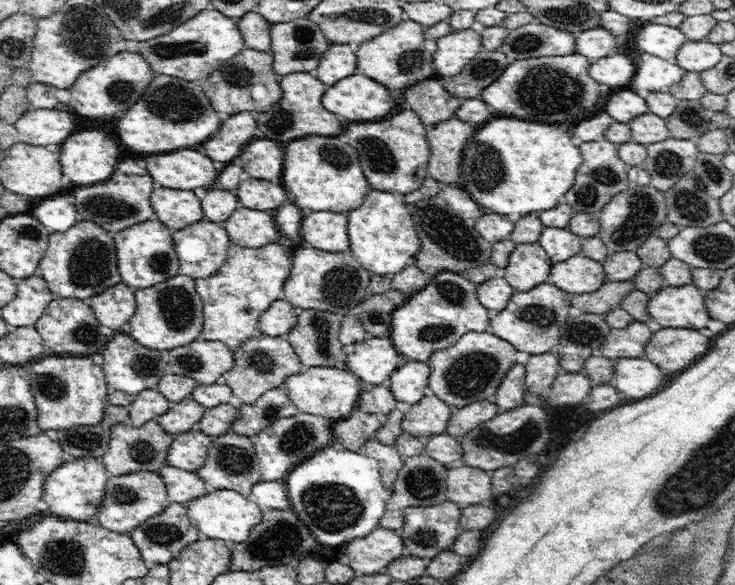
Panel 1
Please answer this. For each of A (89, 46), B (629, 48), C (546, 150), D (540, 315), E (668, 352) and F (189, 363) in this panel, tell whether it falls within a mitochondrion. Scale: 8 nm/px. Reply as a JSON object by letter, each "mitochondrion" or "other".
{"A":"mitochondrion","B":"other","C":"other","D":"mitochondrion","E":"other","F":"mitochondrion"}

